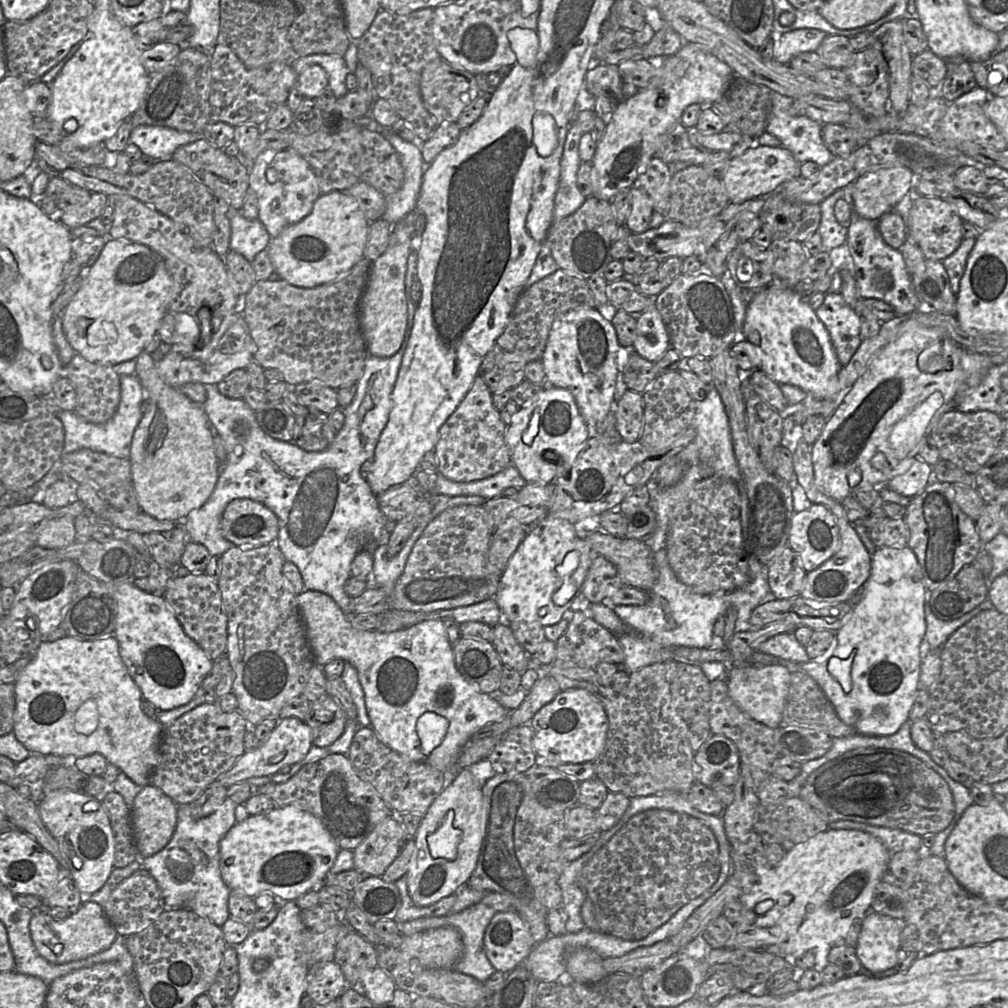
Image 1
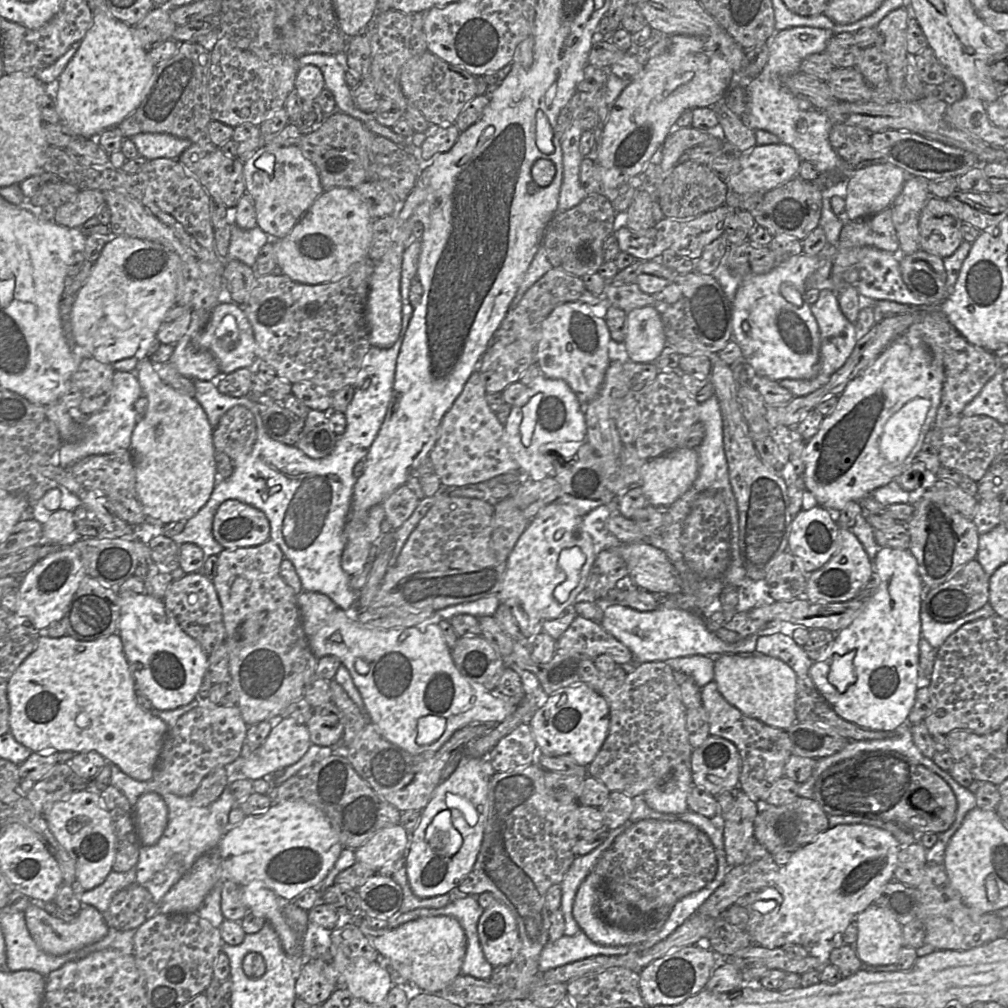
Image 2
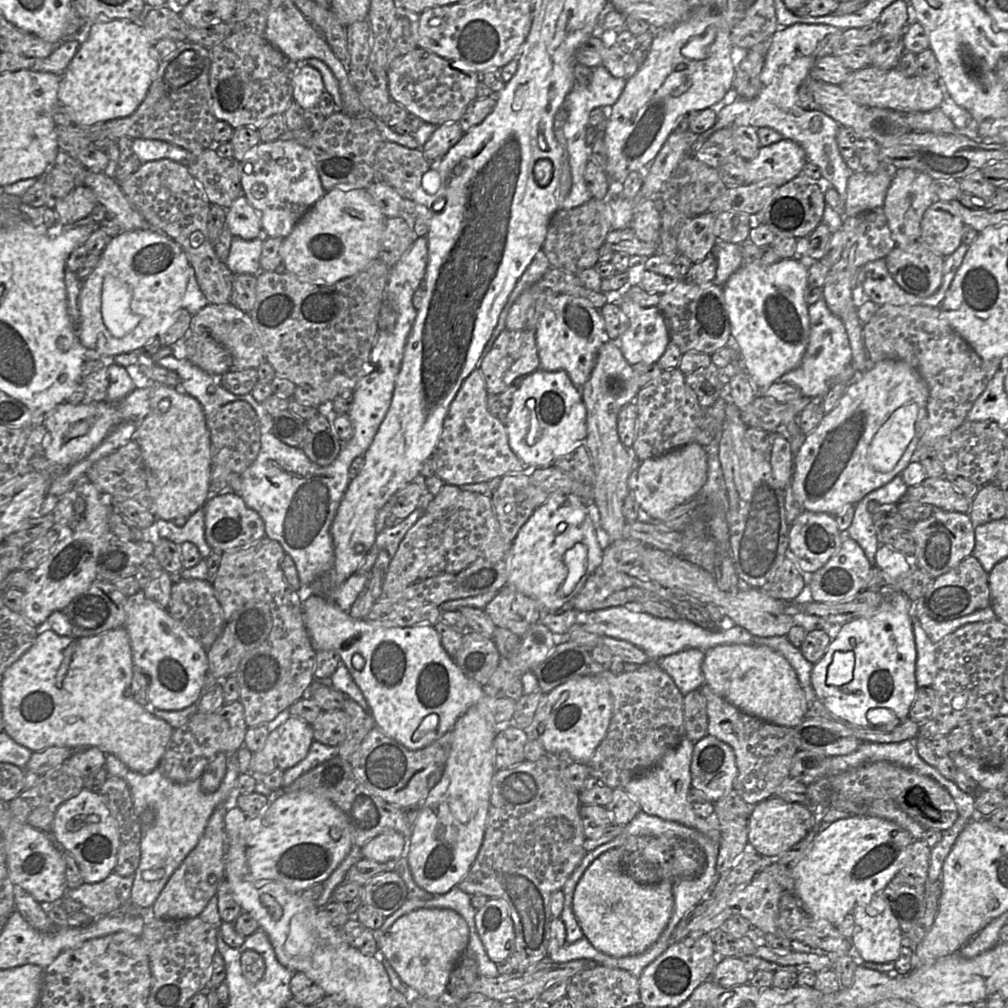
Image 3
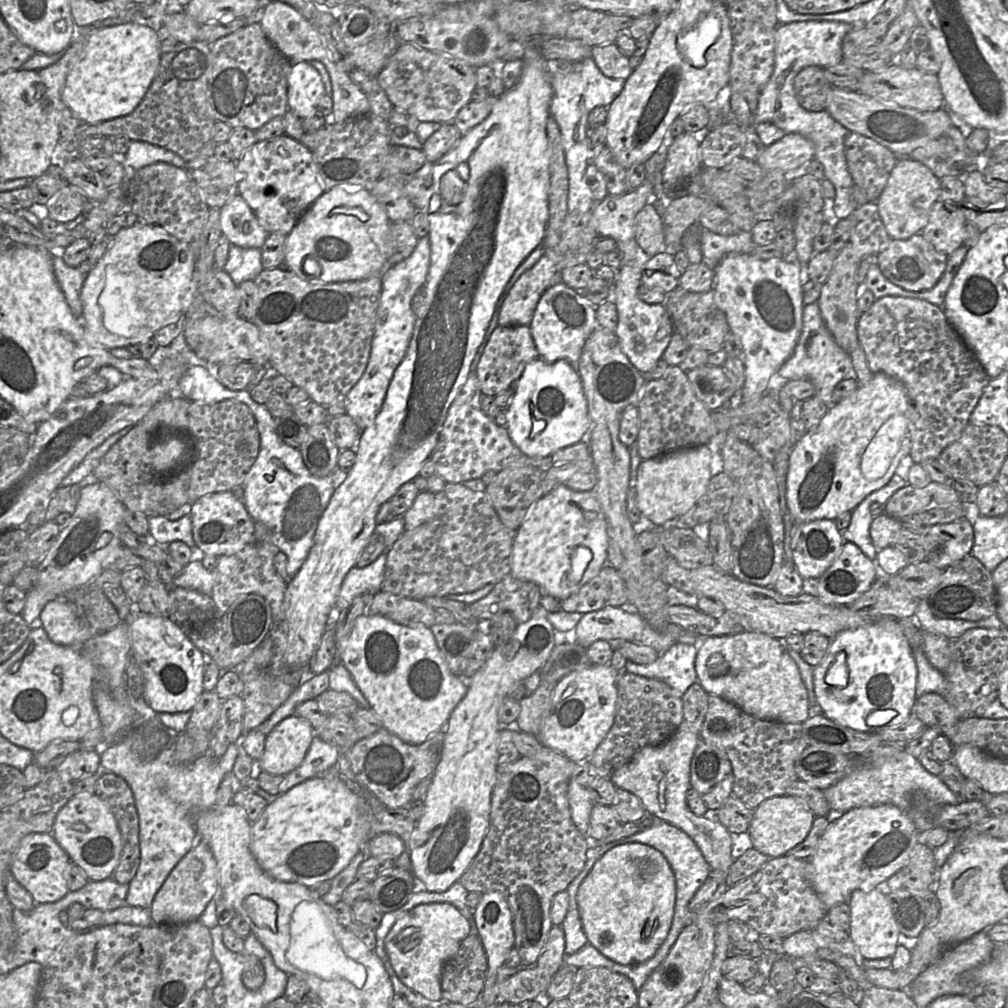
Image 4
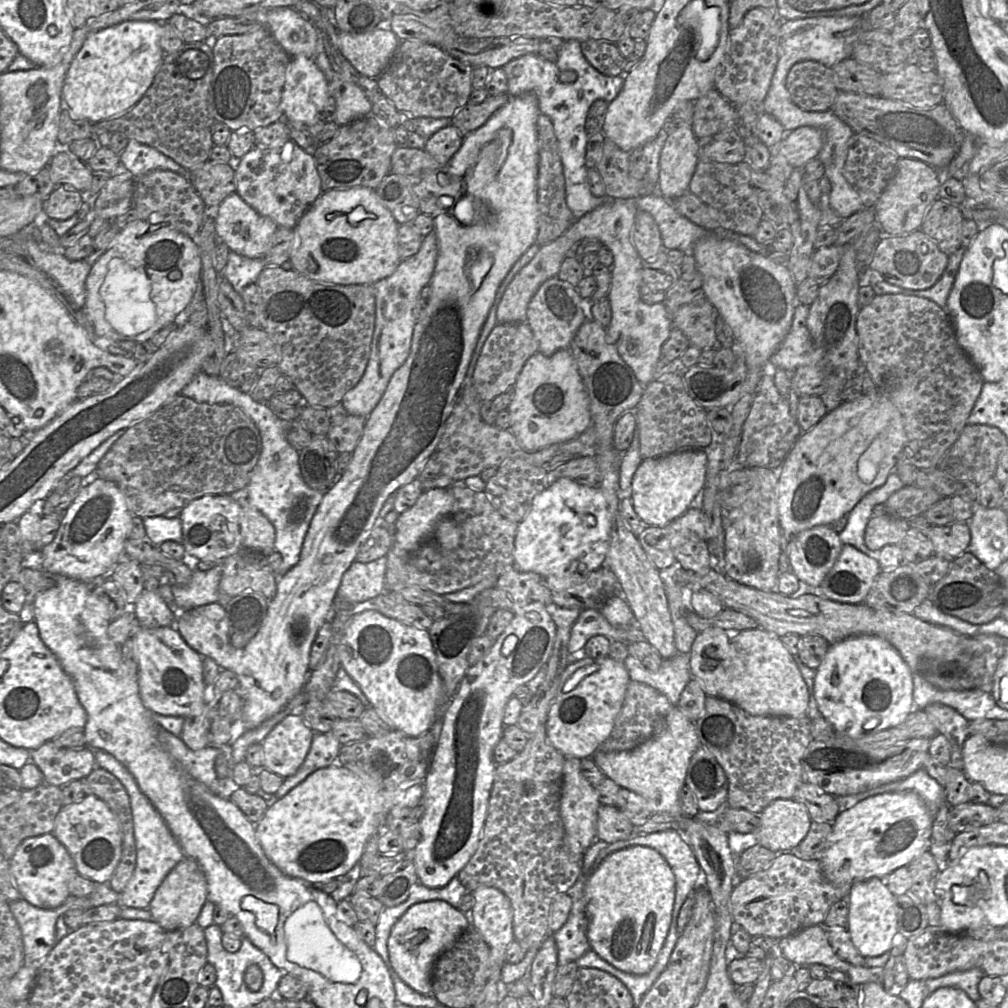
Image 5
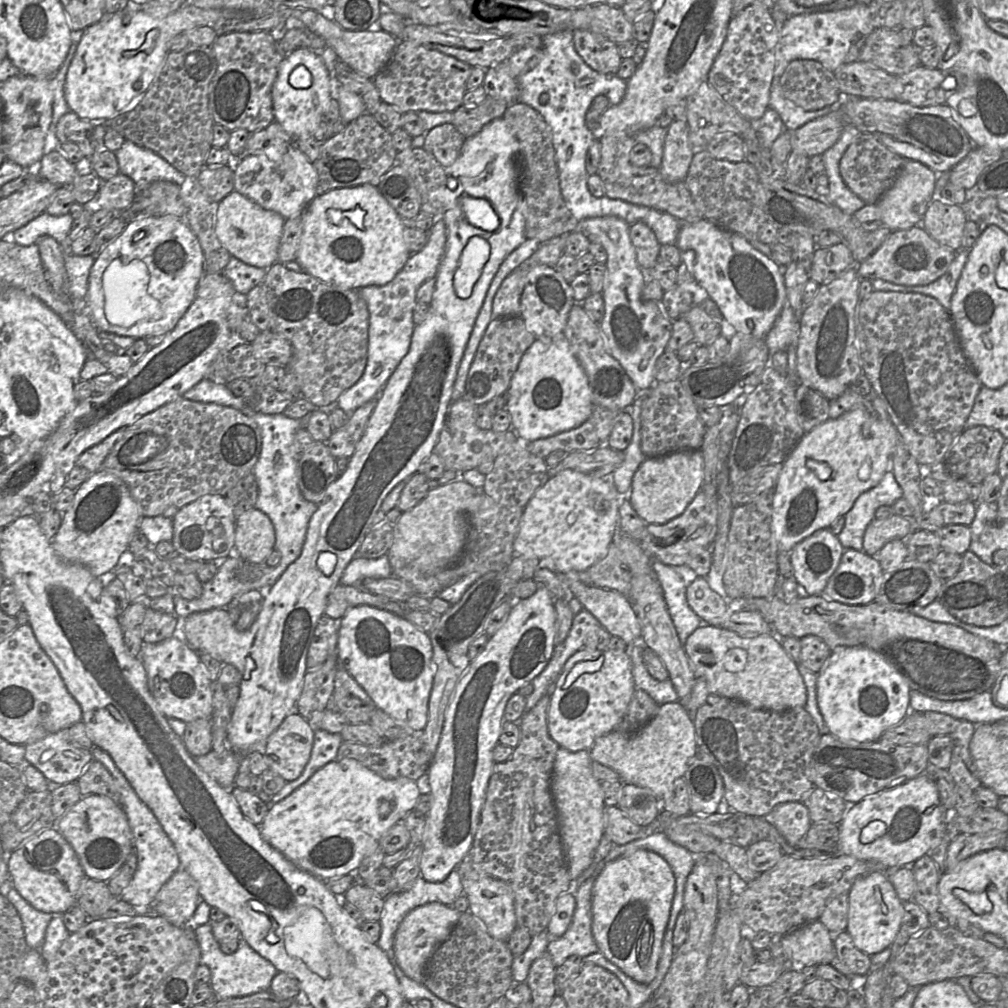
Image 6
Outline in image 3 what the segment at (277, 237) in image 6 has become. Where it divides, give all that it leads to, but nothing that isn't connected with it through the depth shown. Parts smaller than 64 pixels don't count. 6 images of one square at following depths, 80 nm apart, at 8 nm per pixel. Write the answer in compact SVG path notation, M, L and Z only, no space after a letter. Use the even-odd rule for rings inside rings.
M241 195L227 209L226 226L233 236L253 240L262 236L259 216L248 199Z

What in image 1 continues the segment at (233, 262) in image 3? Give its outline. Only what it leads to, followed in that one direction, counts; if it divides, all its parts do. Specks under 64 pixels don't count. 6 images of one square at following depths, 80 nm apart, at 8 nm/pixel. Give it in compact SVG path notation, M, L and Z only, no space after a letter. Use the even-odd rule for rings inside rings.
M231 210L227 217L231 229L229 250L241 254L252 263L260 251L267 249L272 237L258 219L248 220L236 210Z

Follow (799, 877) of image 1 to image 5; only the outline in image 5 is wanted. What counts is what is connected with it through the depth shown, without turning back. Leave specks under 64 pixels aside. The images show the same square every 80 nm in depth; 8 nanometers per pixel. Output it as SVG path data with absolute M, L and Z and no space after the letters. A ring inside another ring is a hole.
M888 792L870 796L839 813L832 824L827 844L819 856L824 877L835 886L853 885L871 878L885 879L899 867L907 866L929 850L934 817L921 798L913 792Z

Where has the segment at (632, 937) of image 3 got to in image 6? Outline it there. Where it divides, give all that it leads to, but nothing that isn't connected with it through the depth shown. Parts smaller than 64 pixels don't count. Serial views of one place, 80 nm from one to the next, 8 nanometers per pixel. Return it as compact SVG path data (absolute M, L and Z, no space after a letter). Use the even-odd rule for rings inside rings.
M639 849L608 865L601 861L590 877L592 879L595 889L592 934L599 951L636 982L652 982L675 893L671 867L659 854Z

